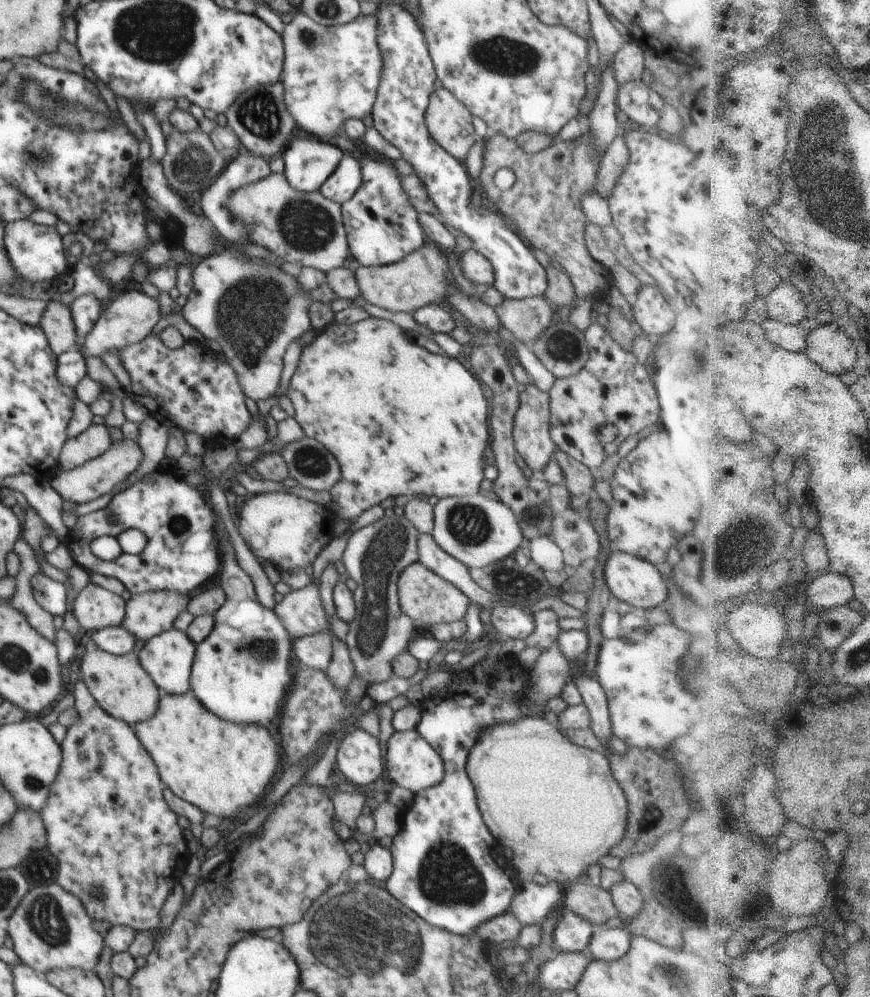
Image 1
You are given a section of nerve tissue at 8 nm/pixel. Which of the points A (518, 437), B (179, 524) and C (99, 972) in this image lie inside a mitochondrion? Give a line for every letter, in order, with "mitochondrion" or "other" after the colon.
A: other
B: mitochondrion
C: other

